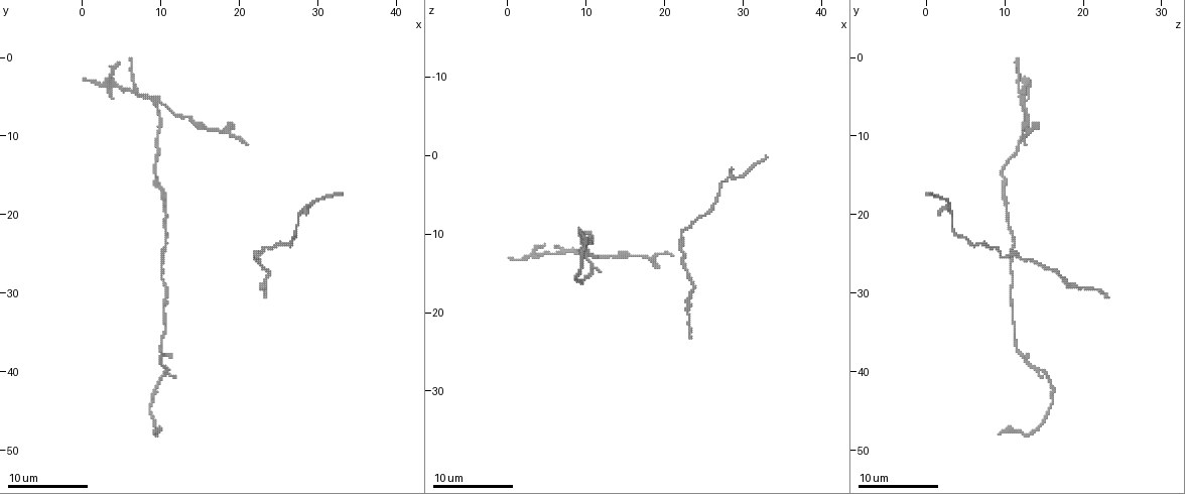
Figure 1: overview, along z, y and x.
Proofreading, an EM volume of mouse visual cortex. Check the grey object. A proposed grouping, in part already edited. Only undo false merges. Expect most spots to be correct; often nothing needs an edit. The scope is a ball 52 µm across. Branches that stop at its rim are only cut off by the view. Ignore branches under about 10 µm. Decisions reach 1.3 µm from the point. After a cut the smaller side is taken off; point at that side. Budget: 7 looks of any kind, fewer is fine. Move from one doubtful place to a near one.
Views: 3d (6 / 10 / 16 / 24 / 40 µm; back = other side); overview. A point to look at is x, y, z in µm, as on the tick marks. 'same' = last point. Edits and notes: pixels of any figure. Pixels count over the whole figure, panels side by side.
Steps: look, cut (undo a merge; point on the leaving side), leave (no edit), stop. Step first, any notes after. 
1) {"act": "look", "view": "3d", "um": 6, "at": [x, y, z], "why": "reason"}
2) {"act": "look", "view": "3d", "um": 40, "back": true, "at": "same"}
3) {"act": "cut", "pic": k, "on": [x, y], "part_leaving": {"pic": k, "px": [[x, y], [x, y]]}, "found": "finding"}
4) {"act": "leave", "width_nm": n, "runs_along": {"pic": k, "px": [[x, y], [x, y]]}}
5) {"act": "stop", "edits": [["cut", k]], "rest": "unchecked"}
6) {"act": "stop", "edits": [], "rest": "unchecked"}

{"act": "look", "view": "3d", "um": 16, "at": [9.4, 11.0, 11.6], "why": "sudden change in width"}

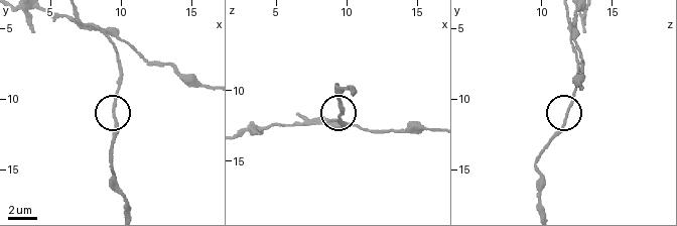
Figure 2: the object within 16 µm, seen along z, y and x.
{"act": "leave", "runs_along": {"pic": 2, "px": [[128, 209], [112, 165], [115, 125], [112, 111], [119, 80]]}, "found": "continuous, no second neuron"}

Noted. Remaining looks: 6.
{"act": "look", "view": "3d", "um": 16, "at": [22.2, 25.2, 11.4]}

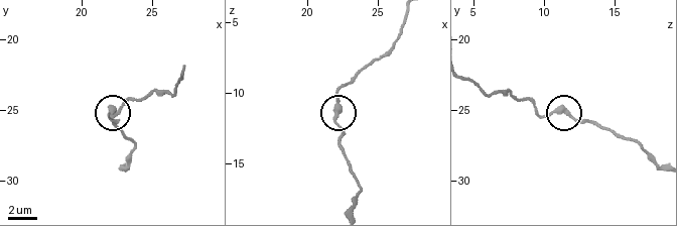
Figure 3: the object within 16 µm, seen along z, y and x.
{"act": "leave", "width_nm": 330, "found": "all the same neuron"}

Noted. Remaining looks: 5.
{"act": "look", "view": "3d", "um": 16, "at": [9.4, 15.0, 10.0], "why": "calibre changes"}

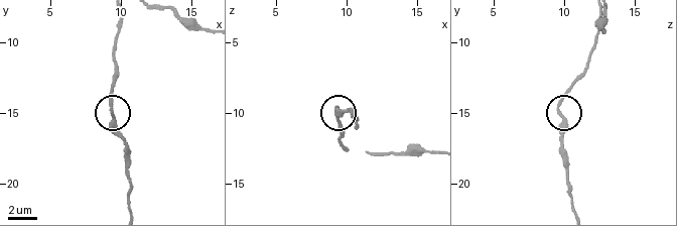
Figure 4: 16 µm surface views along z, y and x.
{"act": "leave", "runs_along": {"pic": 4, "px": [[573, 206], [560, 101], [576, 78]]}, "found": "continuous, no second neuron"}

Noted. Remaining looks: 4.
{"act": "stop", "edits": [], "rest": "unchecked"}

